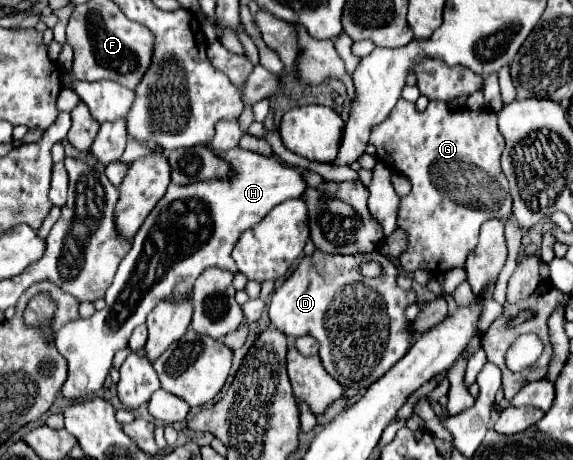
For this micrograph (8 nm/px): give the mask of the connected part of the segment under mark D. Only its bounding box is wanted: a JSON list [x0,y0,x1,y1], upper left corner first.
[268,250,416,388]

